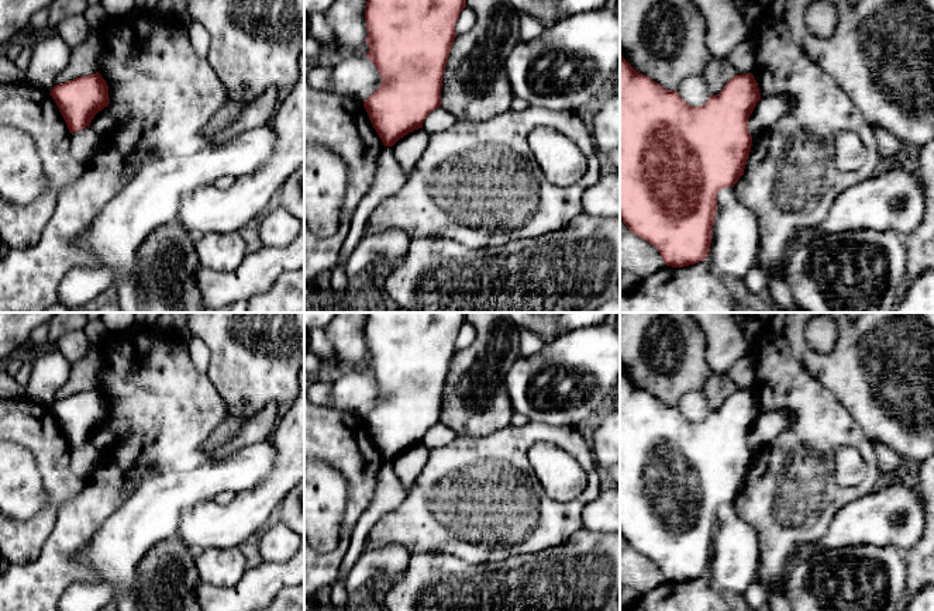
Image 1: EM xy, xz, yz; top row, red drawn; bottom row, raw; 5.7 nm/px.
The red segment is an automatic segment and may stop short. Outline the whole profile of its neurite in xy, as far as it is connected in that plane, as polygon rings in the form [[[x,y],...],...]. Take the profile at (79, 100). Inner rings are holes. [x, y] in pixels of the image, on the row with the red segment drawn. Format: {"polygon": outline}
{"polygon": [[[99,72],[55,84],[49,94],[70,134],[90,127],[94,115],[110,104],[108,86]]]}

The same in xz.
{"polygon": [[[368,0],[365,10],[366,58],[382,77],[380,86],[363,101],[369,120],[385,146],[393,146],[400,138],[423,128],[431,111],[441,107],[441,89],[445,66],[456,38],[455,25],[466,0]]]}

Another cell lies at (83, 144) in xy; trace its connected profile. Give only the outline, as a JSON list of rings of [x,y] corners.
[[[86,127],[70,134],[69,152],[73,159],[86,165],[97,151],[100,141],[101,138],[90,127]]]

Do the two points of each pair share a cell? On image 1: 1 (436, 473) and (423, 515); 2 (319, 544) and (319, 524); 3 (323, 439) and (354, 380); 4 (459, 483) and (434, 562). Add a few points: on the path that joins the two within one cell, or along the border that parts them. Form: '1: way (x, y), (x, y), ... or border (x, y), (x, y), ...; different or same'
1: way (430, 483), (430, 493), (424, 499), (424, 506); same
2: way (319, 539), (319, 528); same
3: border (330, 408), (352, 413), (362, 418); different
4: border (412, 552), (447, 552), (469, 563); different

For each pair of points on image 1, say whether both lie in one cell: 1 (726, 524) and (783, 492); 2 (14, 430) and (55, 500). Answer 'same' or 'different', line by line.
1: different
2: same

